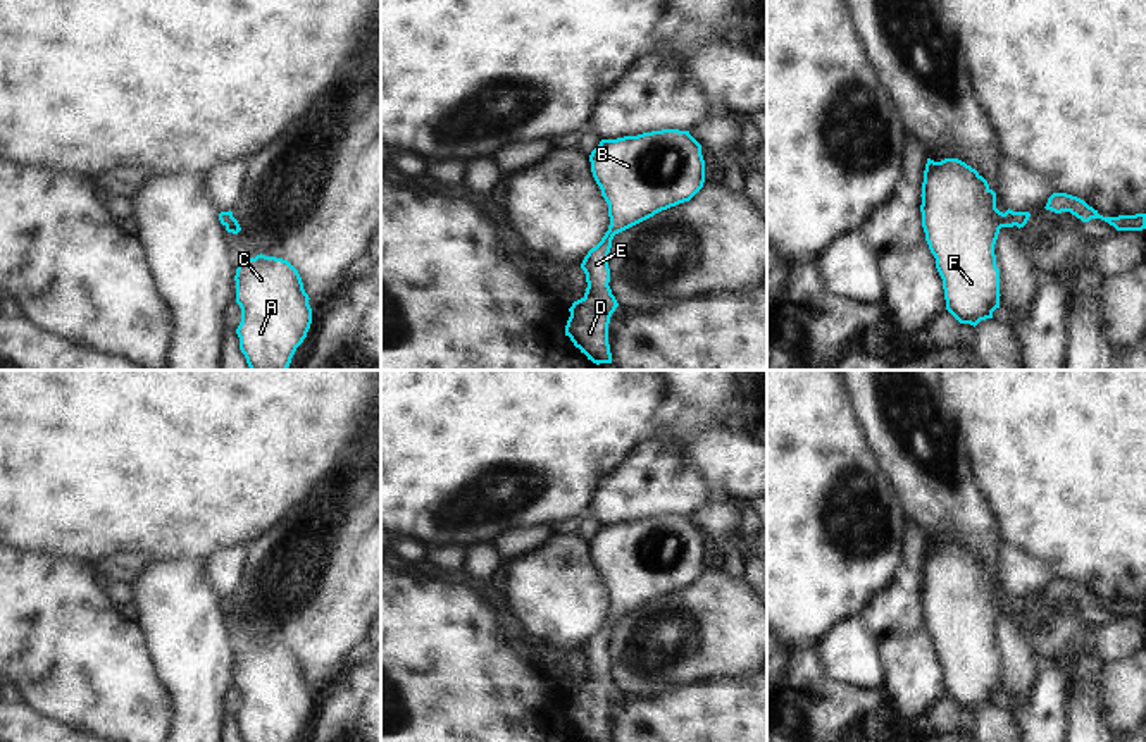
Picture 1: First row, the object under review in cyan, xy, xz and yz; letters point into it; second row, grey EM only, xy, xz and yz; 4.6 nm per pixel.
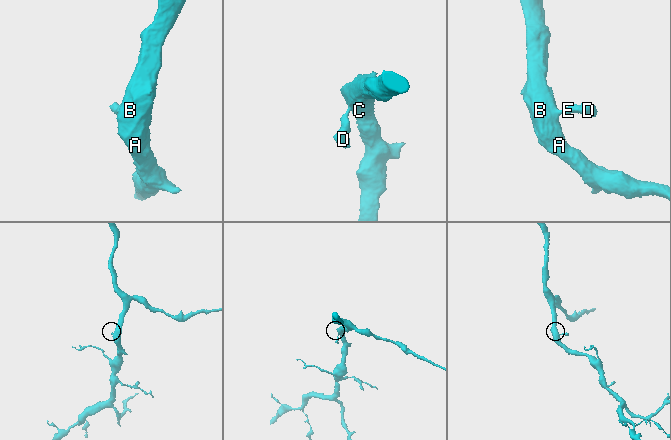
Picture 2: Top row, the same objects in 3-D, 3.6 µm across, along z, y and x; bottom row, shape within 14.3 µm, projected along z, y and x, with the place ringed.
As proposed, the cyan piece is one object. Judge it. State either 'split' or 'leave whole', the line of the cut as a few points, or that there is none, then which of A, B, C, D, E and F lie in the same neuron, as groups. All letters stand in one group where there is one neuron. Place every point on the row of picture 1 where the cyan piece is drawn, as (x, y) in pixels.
leave whole; cut none; groups A B C D E F

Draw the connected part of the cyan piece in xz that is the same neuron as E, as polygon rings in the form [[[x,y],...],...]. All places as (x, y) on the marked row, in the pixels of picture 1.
[[[662,129],[601,139],[589,155],[591,172],[608,203],[610,226],[581,269],[586,293],[569,308],[565,336],[593,363],[612,363],[610,317],[619,306],[610,282],[608,253],[615,234],[689,201],[705,182],[701,145],[689,131]]]

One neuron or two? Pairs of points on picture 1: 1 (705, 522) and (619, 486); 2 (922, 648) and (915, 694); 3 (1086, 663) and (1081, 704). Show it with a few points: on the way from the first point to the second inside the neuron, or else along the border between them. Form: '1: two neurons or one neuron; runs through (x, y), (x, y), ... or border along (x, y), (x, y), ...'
1: two neurons; border along (705, 503), (688, 515)
2: one neuron; runs through (915, 660), (915, 682)
3: two neurons; border along (1107, 661), (1095, 670), (1079, 673), (1071, 682)

